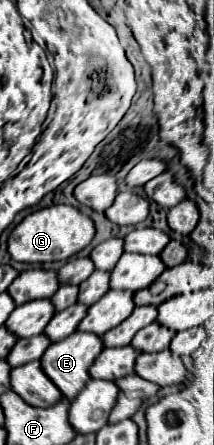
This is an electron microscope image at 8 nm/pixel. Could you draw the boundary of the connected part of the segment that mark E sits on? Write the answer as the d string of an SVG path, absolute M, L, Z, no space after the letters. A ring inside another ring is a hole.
M72 333L68 335L66 339L62 341L56 341L52 343L52 347L48 347L44 351L44 355L40 357L40 363L42 363L42 371L50 377L50 381L64 393L64 397L68 397L68 401L72 401L82 389L84 389L84 383L90 381L90 365L92 361L96 359L96 355L102 351L102 339L98 335L92 335L92 333Z

